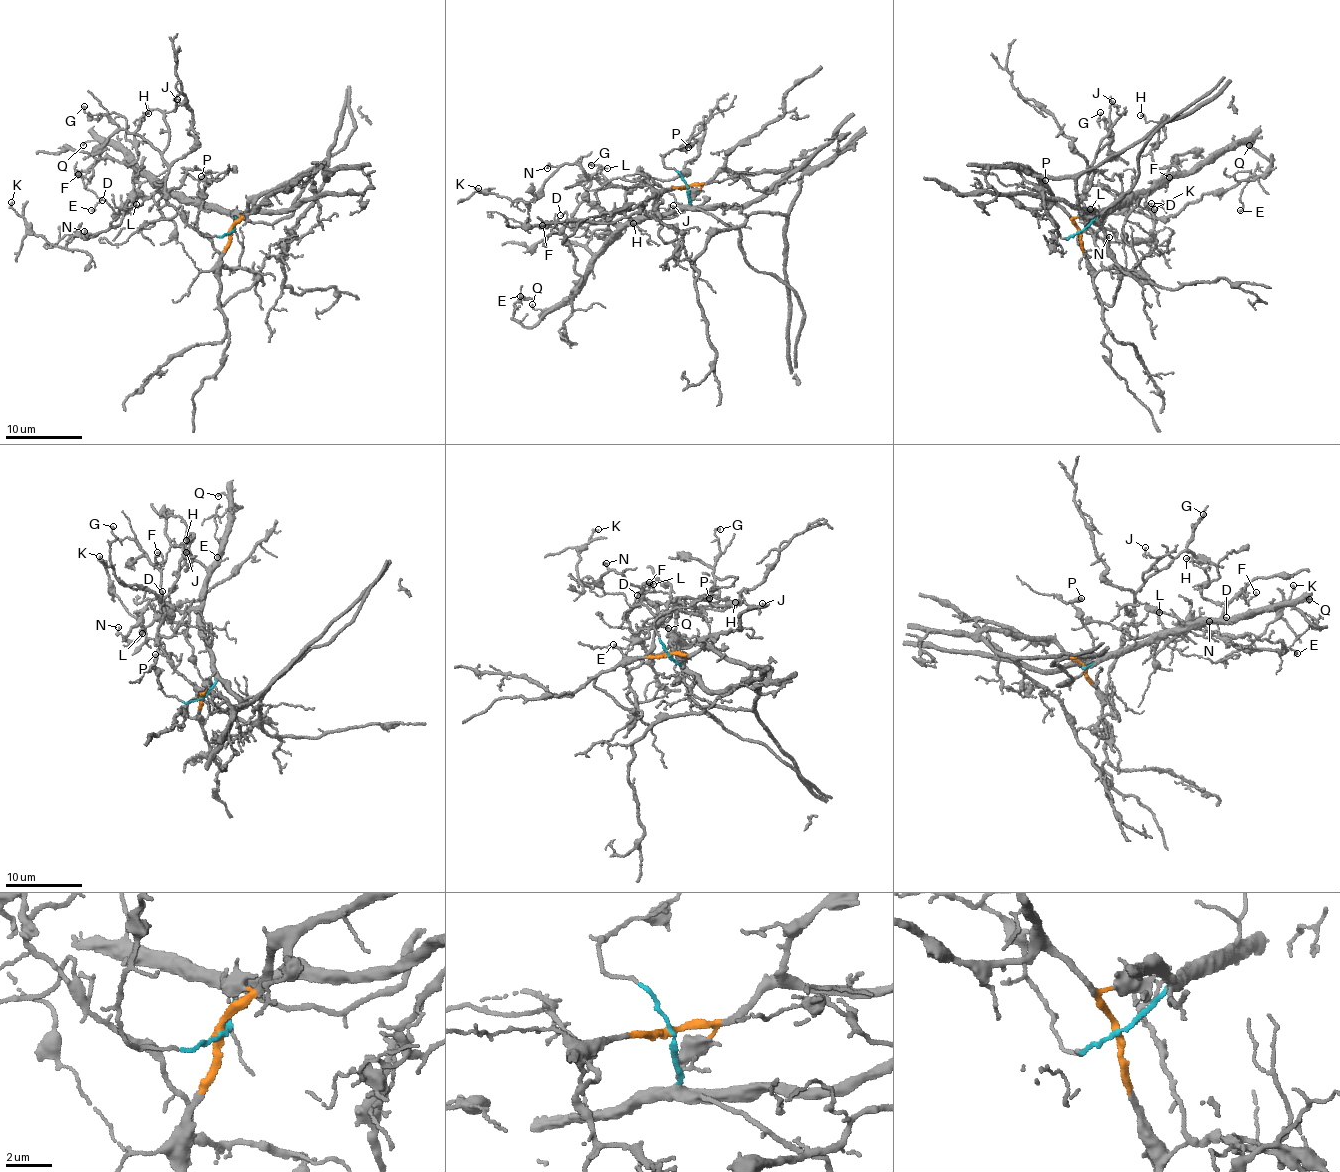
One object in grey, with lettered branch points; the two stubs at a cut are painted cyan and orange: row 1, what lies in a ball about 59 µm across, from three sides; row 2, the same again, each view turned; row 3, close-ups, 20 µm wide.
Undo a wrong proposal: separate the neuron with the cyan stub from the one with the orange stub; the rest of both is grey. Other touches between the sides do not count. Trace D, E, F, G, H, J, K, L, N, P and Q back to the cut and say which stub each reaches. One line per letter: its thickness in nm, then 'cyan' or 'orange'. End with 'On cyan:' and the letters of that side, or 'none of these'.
D: 110 nm thick; cyan
E: 130 nm thick; cyan
F: 120 nm thick; cyan
G: 110 nm thick; orange
H: 120 nm thick; cyan
J: 110 nm thick; orange
K: 140 nm thick; cyan
L: 110 nm thick; cyan
N: 130 nm thick; cyan
P: 440 nm thick; cyan
Q: 90 nm thick; cyan
On cyan: D, E, F, H, K, L, N, P, Q

